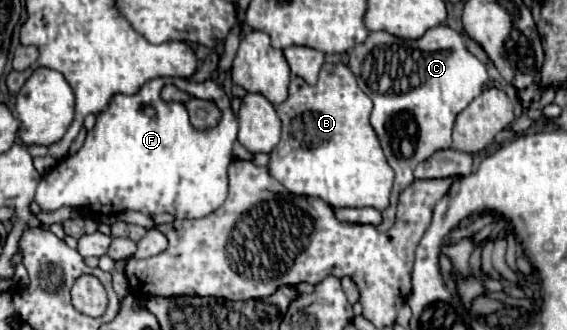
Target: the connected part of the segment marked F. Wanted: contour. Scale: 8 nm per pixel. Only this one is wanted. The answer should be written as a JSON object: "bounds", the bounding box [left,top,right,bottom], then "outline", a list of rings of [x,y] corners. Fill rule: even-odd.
{"bounds":[35,77,237,219],"outline":[[[175,77],[153,79],[133,95],[117,93],[113,97],[109,107],[97,115],[97,123],[87,133],[83,147],[75,155],[67,155],[65,159],[61,159],[53,169],[49,169],[49,173],[41,177],[35,201],[41,211],[57,211],[61,207],[87,207],[93,209],[93,213],[97,215],[117,215],[131,209],[145,215],[171,213],[177,219],[199,219],[219,209],[227,199],[227,167],[233,161],[231,147],[235,139],[237,119],[231,111],[229,97],[217,83],[213,83],[211,79],[203,83]],[[167,83],[173,83],[199,99],[215,101],[215,105],[223,111],[219,125],[209,131],[197,131],[195,127],[191,127],[183,103],[167,103],[161,99],[161,89]]]}

